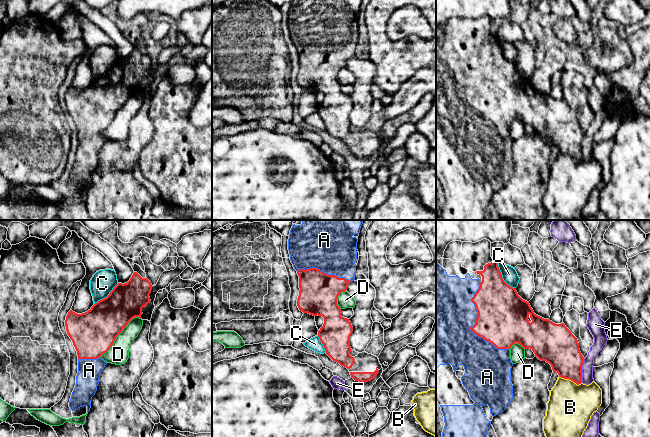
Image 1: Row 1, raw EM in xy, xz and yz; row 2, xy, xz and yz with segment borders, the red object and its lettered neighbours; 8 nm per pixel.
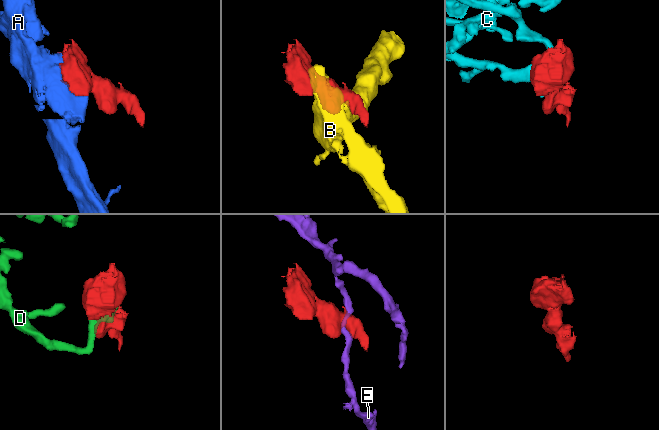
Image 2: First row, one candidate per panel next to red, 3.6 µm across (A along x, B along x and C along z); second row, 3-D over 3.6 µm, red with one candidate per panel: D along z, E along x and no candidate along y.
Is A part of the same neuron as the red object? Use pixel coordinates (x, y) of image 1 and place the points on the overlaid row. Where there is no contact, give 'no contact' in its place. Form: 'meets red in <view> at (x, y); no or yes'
meets red in yz at (473, 326); yes

